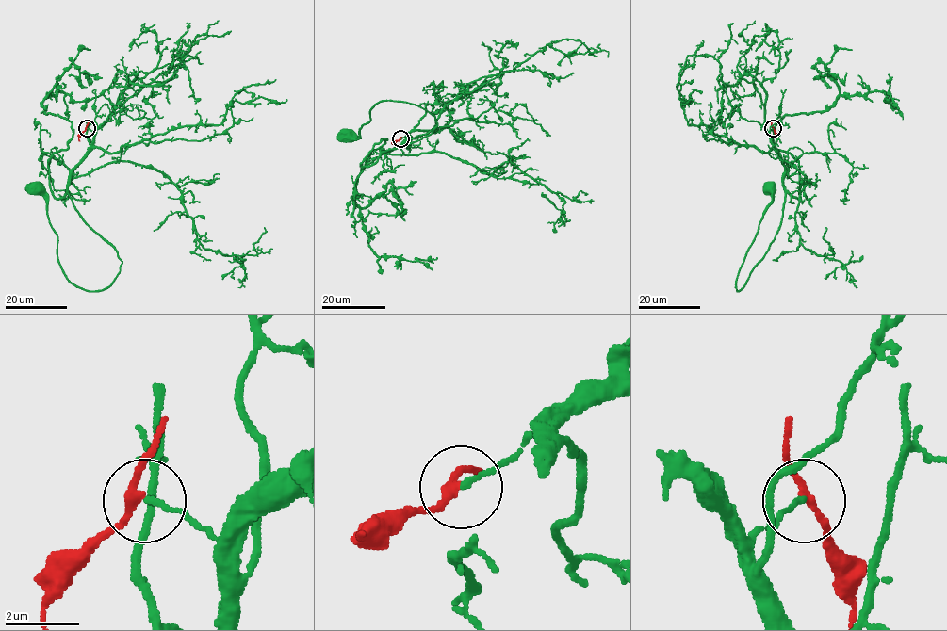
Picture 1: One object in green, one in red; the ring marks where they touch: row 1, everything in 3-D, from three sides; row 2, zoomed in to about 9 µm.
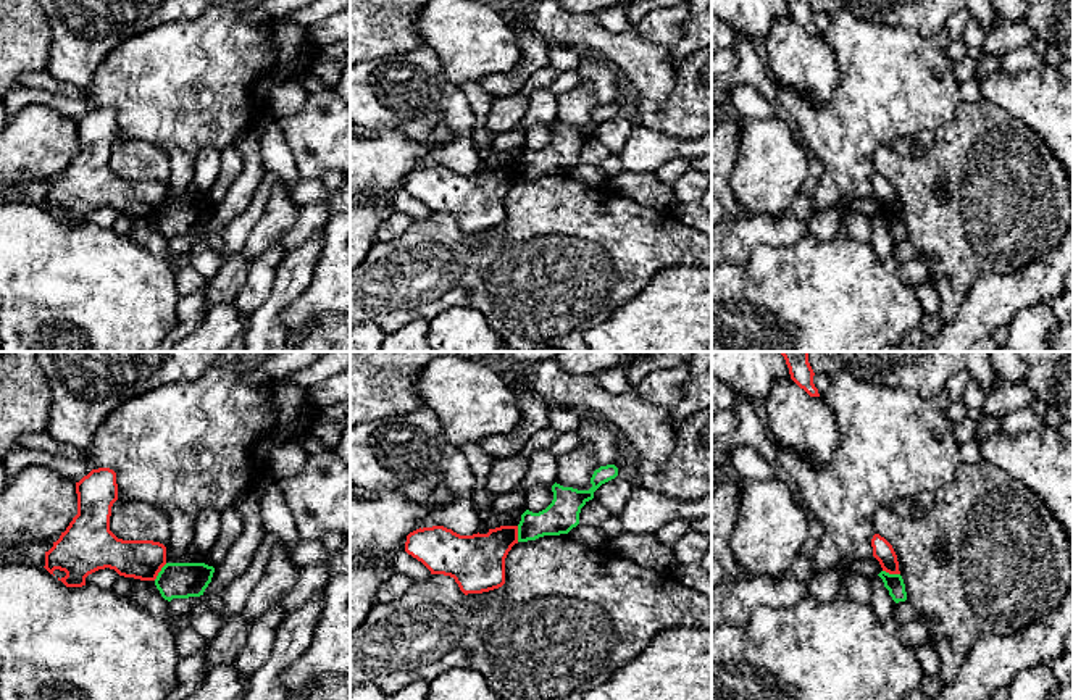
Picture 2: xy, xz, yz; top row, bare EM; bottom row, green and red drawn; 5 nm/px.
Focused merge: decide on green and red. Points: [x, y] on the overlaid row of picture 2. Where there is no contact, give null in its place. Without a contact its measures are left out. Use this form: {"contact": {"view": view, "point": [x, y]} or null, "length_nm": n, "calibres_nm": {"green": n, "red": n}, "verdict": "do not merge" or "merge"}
{"contact": {"view": "xy", "point": [160, 571]}, "length_nm": 110, "calibres_nm": {"green": 180, "red": 190}, "verdict": "do not merge"}

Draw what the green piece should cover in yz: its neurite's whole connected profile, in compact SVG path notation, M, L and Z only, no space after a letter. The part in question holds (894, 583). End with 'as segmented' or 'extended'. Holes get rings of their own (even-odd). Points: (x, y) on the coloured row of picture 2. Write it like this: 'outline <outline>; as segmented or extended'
outline M881 571L878 576L883 579L884 587L889 590L889 595L896 603L907 600L905 584L900 574Z; as segmented

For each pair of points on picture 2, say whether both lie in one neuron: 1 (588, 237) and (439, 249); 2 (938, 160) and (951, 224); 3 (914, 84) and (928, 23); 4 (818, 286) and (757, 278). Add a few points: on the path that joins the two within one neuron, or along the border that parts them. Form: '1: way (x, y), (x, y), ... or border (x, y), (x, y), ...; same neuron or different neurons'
1: way (551, 262), (476, 262); same neuron
2: way (954, 176), (954, 208); same neuron
3: border (944, 24), (928, 37), (907, 28), (888, 26); different neurons
4: way (804, 286), (772, 286); same neuron

